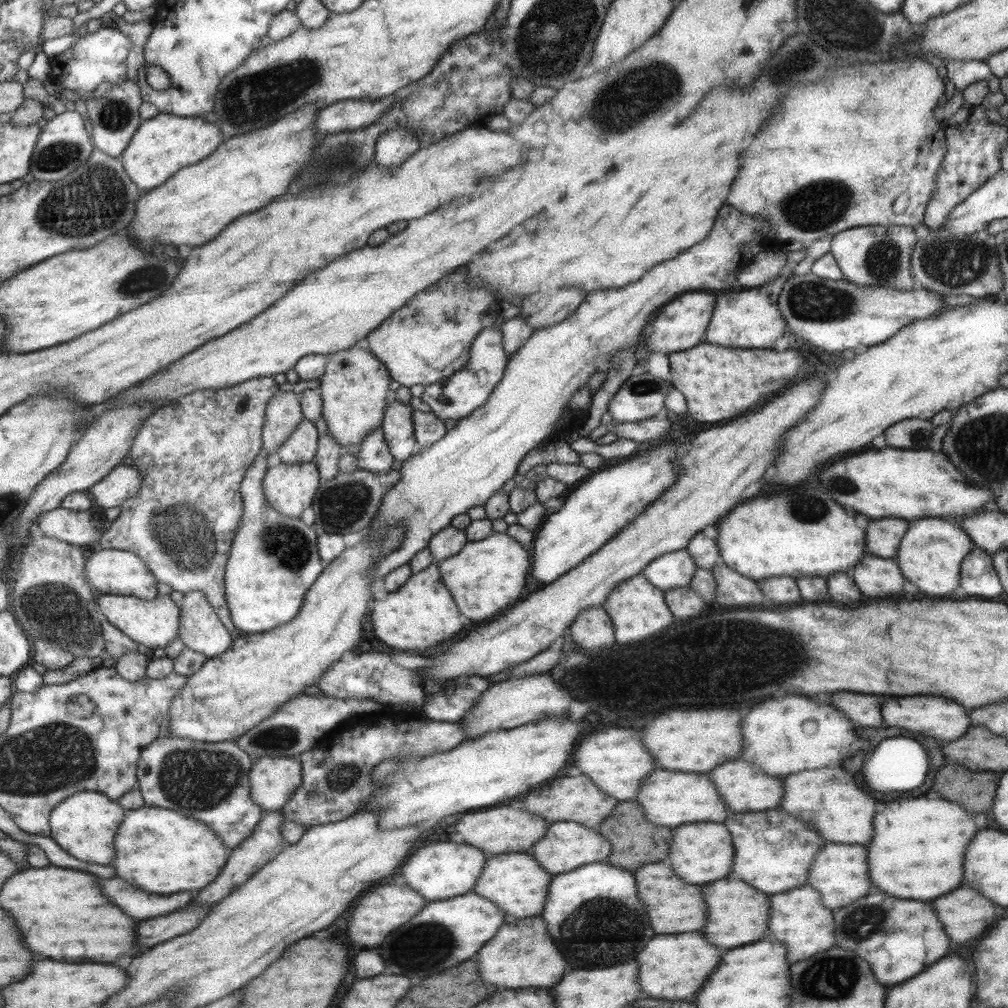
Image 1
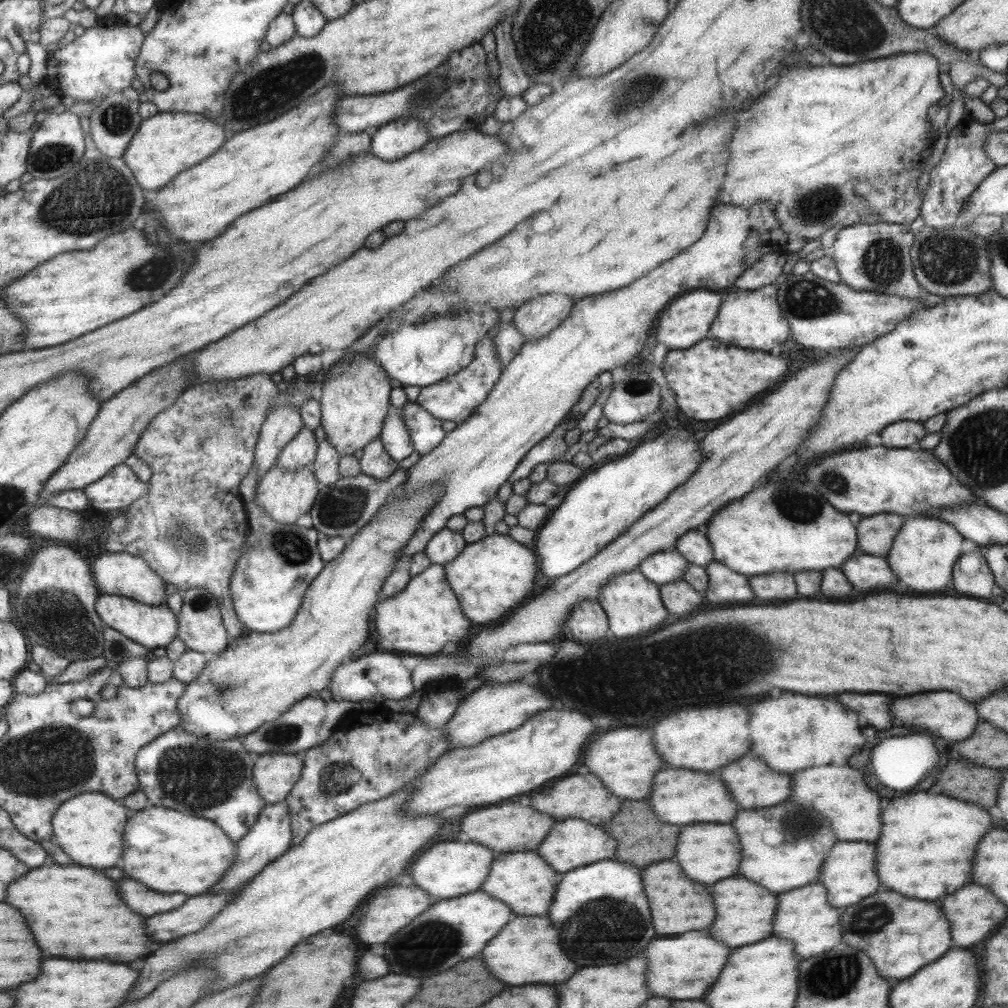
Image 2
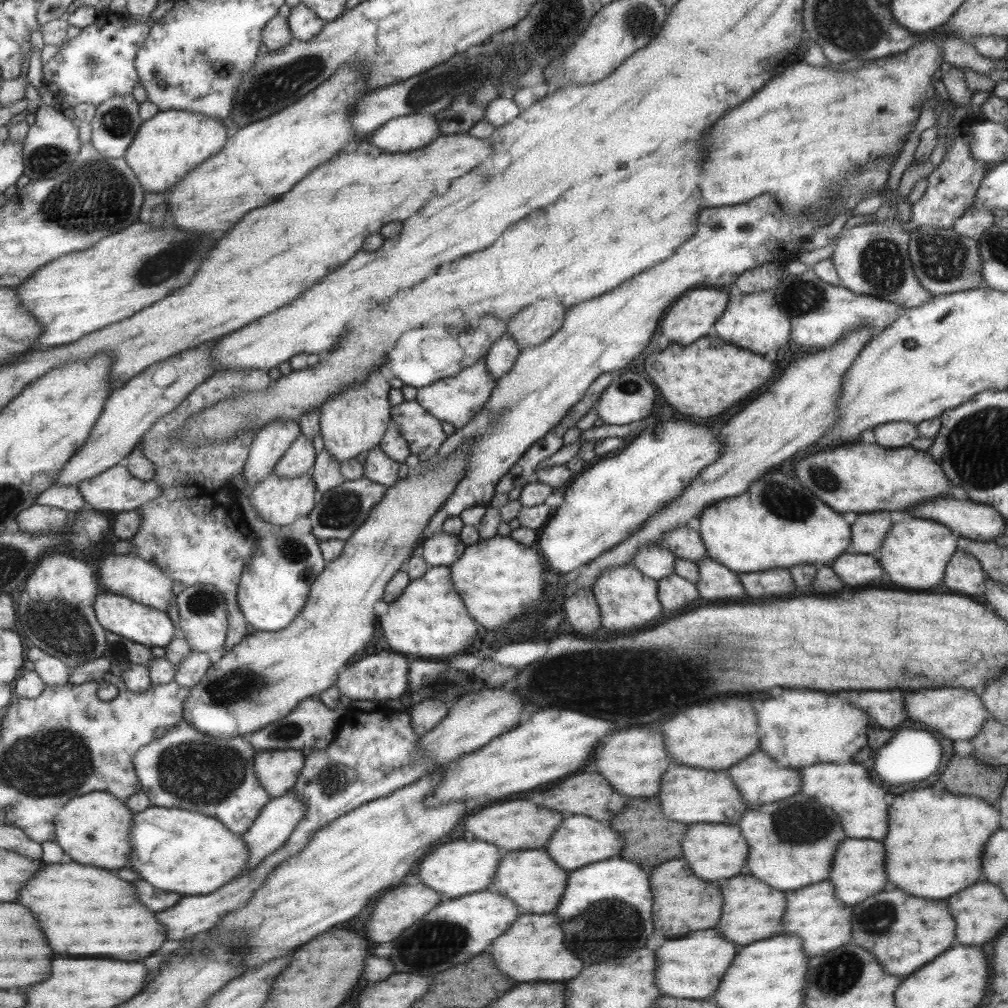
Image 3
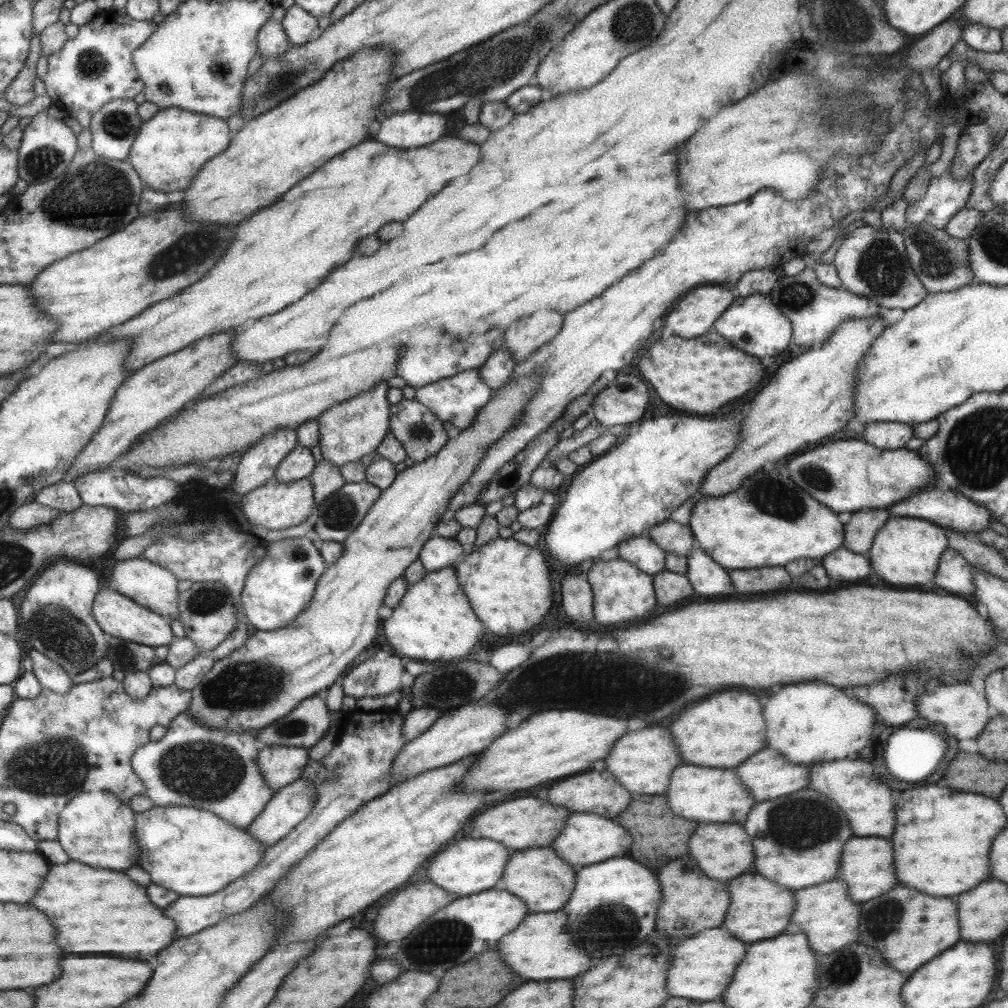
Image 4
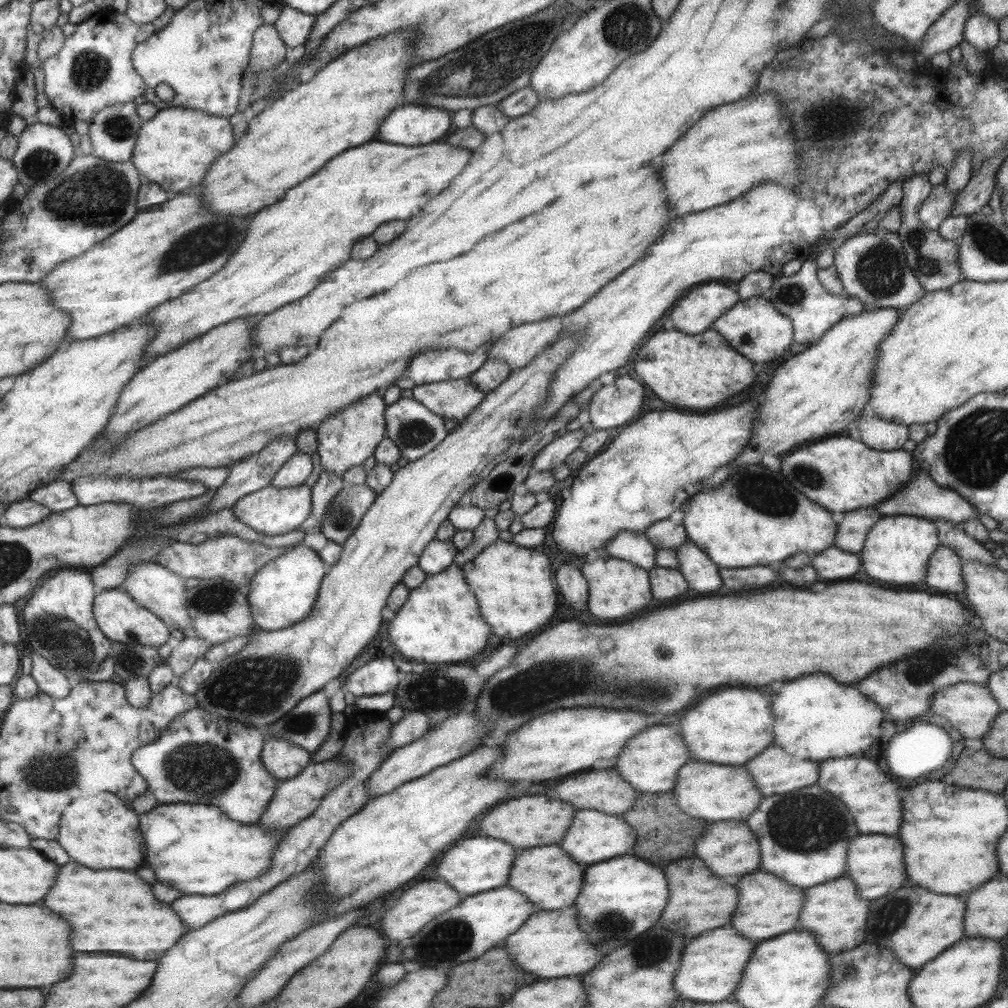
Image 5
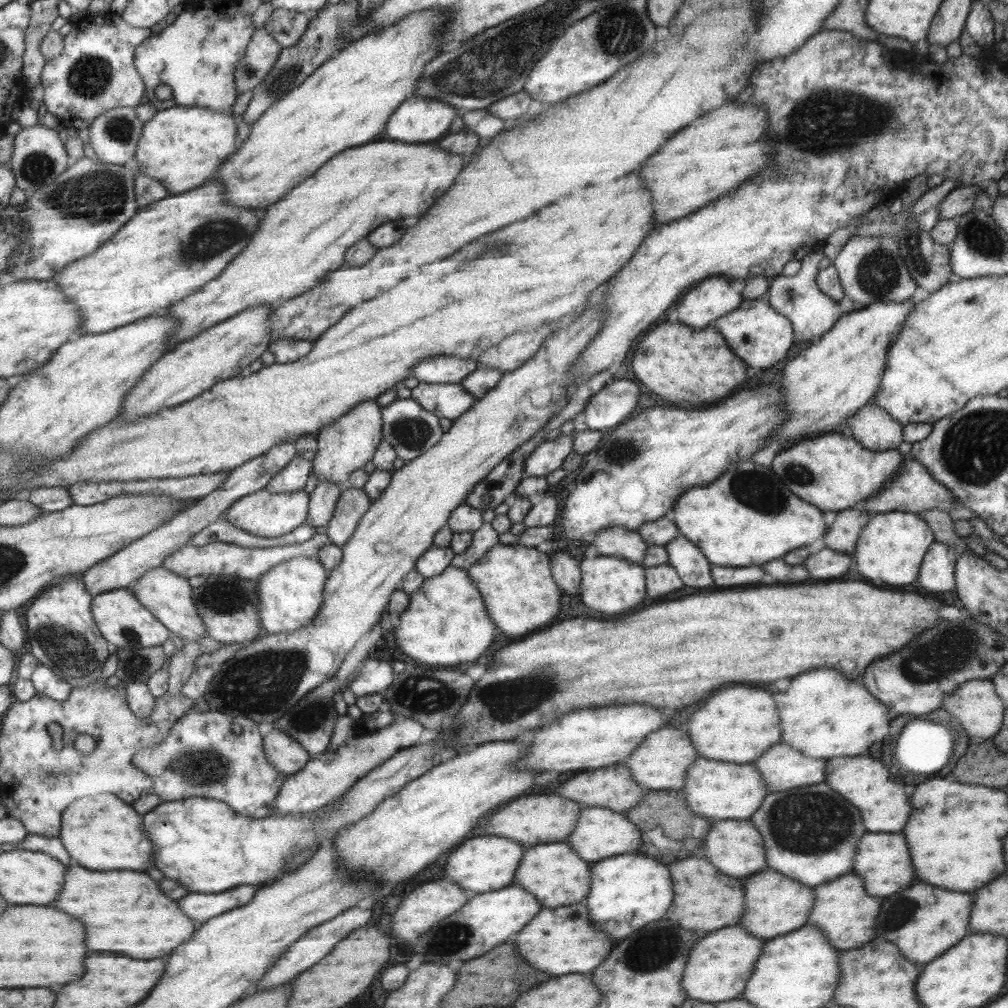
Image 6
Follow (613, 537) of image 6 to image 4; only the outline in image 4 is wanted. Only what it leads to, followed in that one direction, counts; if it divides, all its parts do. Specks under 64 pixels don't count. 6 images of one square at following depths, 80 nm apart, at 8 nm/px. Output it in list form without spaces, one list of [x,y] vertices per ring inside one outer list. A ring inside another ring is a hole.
[[[640,535],[617,544],[617,556],[633,564],[640,572],[651,576],[663,572],[664,552],[651,538]]]

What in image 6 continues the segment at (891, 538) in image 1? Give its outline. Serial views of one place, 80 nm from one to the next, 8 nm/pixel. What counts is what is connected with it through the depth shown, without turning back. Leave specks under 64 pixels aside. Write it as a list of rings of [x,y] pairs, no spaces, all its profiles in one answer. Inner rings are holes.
[[[859,508],[841,510],[835,514],[835,521],[827,528],[823,536],[823,546],[839,553],[851,554],[855,541],[859,538],[863,526],[871,520],[869,514]]]

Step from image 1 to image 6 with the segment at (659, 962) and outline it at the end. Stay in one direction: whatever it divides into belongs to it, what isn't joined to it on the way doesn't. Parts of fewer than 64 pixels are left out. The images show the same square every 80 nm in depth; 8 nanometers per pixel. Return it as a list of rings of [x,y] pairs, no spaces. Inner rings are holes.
[[[725,926],[721,930],[709,932],[689,952],[687,966],[681,978],[683,992],[688,998],[711,1004],[737,999],[743,992],[743,986],[747,984],[751,966],[755,964],[763,943],[763,940],[751,934],[745,934],[741,926]]]

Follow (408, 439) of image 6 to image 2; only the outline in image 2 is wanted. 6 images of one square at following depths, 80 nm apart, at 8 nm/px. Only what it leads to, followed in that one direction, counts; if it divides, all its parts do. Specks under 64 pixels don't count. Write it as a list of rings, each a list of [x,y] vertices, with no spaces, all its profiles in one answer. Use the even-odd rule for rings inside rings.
[[[407,401],[398,412],[409,433],[413,448],[419,455],[427,454],[443,440],[446,432],[441,429],[442,421],[433,418],[417,403]]]

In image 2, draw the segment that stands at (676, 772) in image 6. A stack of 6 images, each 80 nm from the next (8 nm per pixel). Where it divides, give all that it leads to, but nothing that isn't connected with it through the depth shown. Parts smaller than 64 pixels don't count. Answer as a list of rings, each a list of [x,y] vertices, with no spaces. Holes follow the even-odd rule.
[[[617,728],[611,732],[600,732],[584,747],[579,765],[585,765],[613,796],[620,799],[641,800],[651,794],[653,777],[665,762],[651,742],[649,730],[639,728]]]

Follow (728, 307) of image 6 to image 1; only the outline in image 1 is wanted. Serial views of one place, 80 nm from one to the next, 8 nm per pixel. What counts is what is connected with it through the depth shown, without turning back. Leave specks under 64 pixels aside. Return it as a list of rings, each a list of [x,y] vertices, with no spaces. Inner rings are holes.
[[[687,292],[665,303],[652,322],[651,334],[647,336],[647,348],[651,352],[660,351],[667,355],[699,344],[699,340],[705,336],[705,328],[712,315],[715,298],[711,292]]]

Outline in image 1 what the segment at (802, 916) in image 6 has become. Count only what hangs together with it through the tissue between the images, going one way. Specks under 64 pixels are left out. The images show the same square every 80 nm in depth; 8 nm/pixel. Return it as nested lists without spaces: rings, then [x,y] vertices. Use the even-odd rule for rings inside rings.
[[[723,878],[709,886],[703,886],[703,898],[707,904],[707,922],[703,926],[703,934],[711,944],[723,948],[735,948],[763,938],[769,914],[767,894],[753,890],[751,886],[747,886],[737,878]]]

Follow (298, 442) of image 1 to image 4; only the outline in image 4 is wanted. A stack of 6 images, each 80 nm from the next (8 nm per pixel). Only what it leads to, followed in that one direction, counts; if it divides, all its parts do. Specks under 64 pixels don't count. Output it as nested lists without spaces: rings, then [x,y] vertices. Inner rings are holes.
[[[296,443],[295,448],[275,469],[274,479],[277,482],[295,482],[302,478],[309,478],[315,464],[310,448]]]

